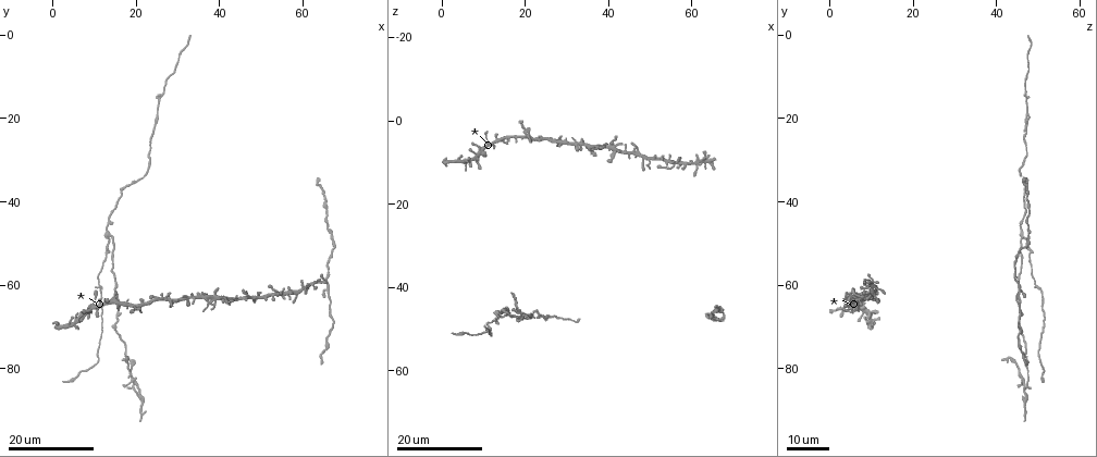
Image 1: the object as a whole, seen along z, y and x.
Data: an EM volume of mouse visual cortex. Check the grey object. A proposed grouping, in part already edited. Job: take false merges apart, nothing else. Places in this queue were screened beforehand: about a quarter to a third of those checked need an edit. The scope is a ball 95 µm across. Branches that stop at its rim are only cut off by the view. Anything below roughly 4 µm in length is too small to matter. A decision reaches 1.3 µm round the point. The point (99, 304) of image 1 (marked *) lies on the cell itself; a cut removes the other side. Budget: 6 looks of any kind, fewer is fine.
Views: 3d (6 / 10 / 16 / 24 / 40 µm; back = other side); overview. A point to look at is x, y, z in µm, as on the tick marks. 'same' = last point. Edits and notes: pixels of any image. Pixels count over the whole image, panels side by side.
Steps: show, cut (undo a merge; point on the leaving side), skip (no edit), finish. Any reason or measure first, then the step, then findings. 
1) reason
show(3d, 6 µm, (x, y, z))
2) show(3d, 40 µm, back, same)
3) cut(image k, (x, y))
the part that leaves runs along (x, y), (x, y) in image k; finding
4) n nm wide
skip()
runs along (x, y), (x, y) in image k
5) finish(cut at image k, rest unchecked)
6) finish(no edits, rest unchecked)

four-way junction
show(3d, 16 µm, (7.0, 66.5, 9.5))

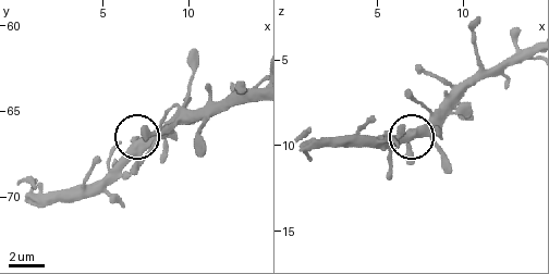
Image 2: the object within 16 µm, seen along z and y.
zoom in
show(3d, 6 µm, (7.8, 66.9, 9.2))

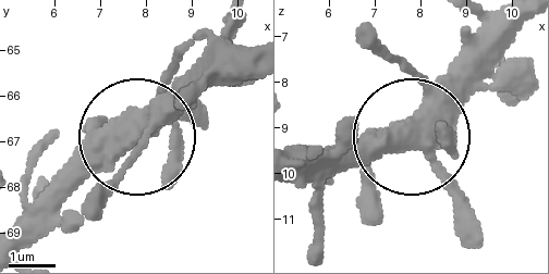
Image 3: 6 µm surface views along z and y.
460 nm wide
skip()
runs along (254, 45), (219, 57), (24, 240) in image 3; continuous, no second cell

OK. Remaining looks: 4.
two arms in line, one across
show(3d, 24 µm, (61.5, 60.0, 11.0))

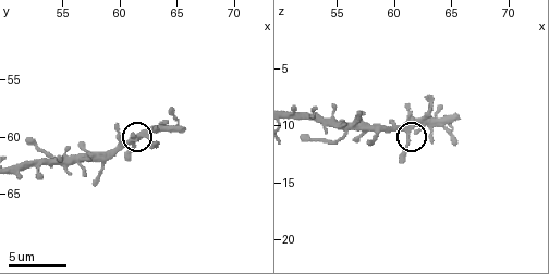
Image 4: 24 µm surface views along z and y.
show(3d, 6 µm, (61.0, 60.6, 11.0))

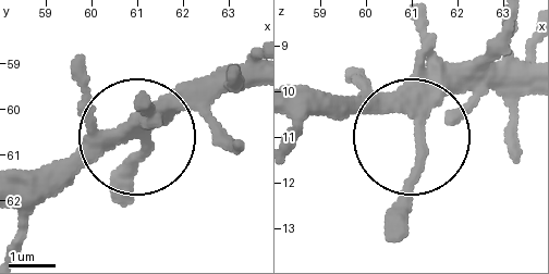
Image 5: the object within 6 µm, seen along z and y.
other side
show(3d, 6 µm, back, (61.20, 60.55, 10.85))

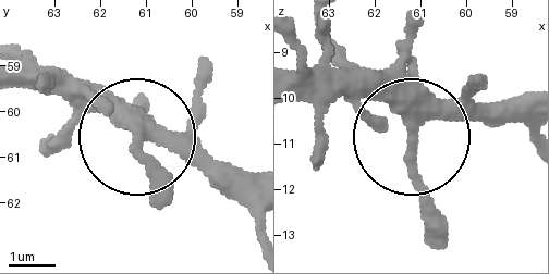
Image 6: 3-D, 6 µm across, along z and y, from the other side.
260 nm wide
skip()
runs along (523, 103), (465, 103), (410, 131), (340, 72) in image 6; one cell here

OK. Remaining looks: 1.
finish(no edits, rest unchecked)

